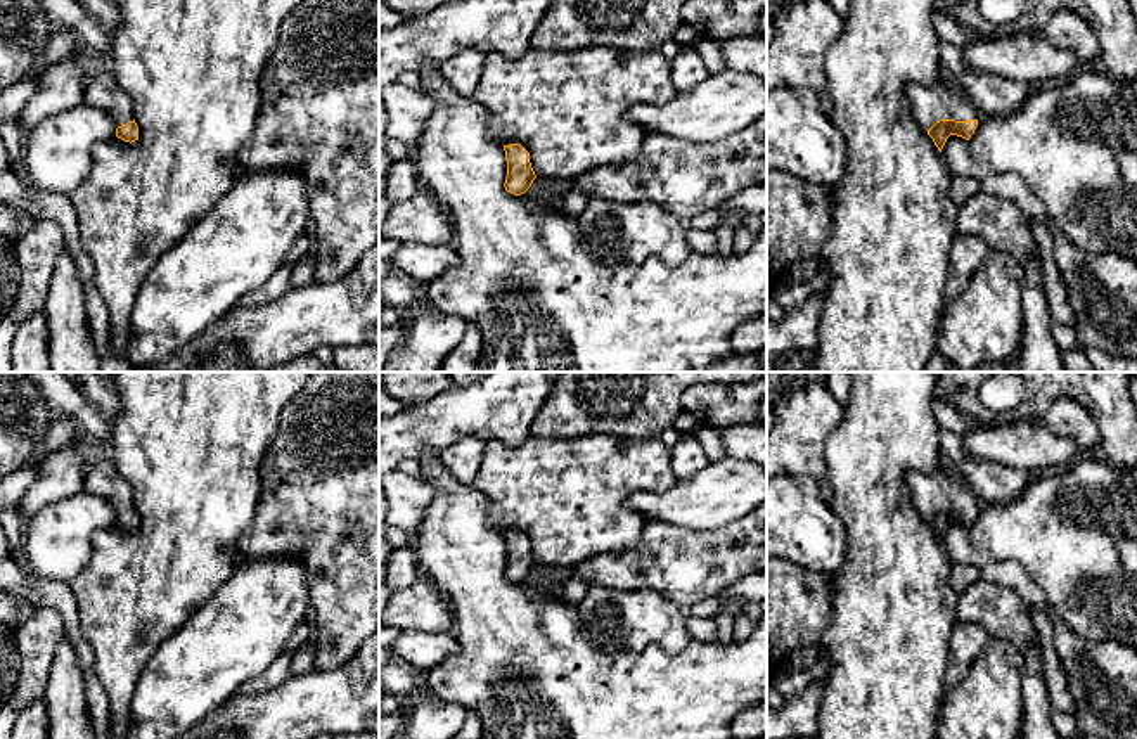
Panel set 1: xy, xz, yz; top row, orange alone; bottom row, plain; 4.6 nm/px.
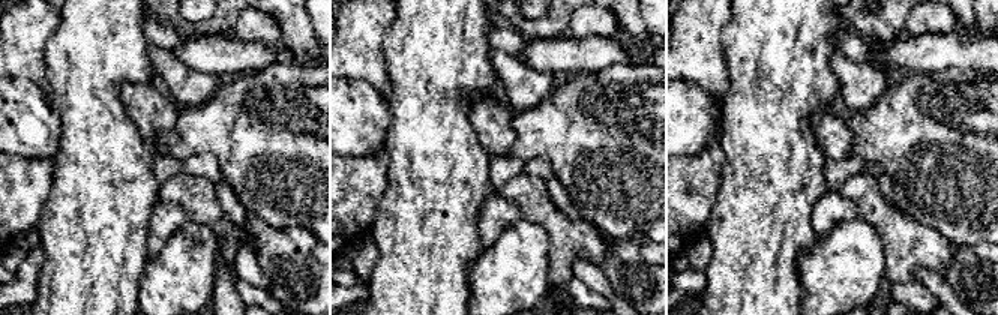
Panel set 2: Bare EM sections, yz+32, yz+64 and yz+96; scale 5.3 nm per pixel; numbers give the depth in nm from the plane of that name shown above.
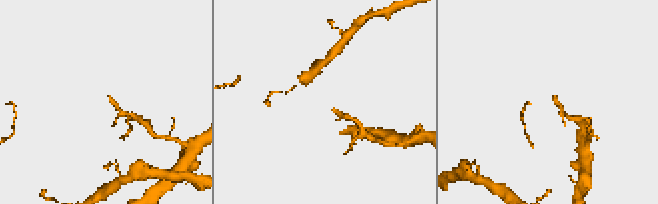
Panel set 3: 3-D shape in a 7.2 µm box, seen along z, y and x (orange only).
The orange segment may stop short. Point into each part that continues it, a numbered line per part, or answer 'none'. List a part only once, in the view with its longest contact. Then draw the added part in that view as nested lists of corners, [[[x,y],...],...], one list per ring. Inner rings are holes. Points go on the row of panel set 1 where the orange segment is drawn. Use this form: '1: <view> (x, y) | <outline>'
1: yz (930, 104) | [[[909,83],[907,95],[910,99],[914,116],[926,133],[940,119],[967,121],[980,118],[973,102],[954,95],[945,83],[933,88],[921,83]]]

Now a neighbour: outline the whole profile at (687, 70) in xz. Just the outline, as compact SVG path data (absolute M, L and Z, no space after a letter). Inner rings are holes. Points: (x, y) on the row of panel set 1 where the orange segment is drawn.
M692 45L682 47L671 61L671 80L678 92L694 88L708 76L710 71Z

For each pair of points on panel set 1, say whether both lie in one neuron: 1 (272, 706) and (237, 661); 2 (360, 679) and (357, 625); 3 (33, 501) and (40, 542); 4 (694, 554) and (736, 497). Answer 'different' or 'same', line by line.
1: different
2: different
3: different
4: different

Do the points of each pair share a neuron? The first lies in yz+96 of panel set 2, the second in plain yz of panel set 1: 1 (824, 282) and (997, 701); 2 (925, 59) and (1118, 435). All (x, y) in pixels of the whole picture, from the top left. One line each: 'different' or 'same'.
1: same
2: different

